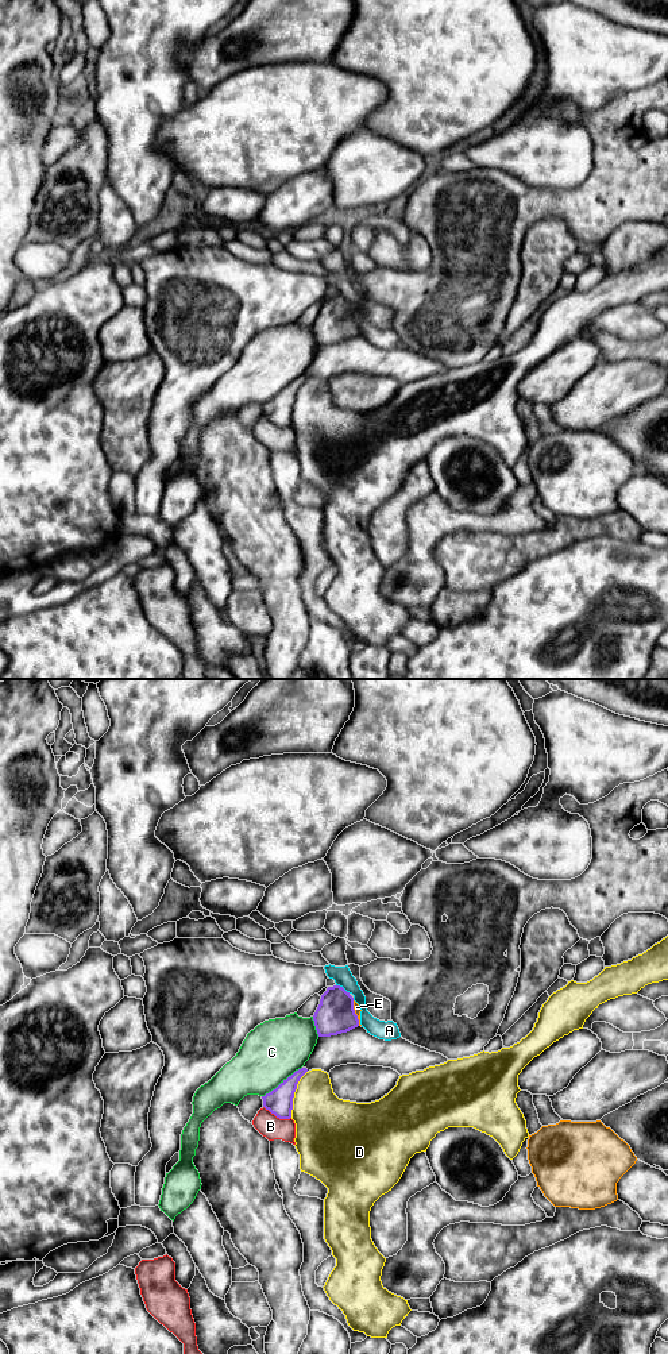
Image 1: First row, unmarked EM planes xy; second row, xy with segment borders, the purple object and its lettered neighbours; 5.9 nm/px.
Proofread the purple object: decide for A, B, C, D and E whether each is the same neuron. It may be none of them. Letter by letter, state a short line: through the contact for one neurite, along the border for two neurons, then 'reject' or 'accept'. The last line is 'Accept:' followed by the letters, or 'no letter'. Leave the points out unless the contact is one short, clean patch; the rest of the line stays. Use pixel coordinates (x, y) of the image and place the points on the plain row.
A: xy (336, 293), (350, 301) | reject
B: reject
C: reject
D: reject
E: xy (352, 309), (352, 317), (359, 334) | reject
Accept: no letter

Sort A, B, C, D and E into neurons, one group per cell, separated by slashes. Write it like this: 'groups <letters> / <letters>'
groups A / B / C / D / E

